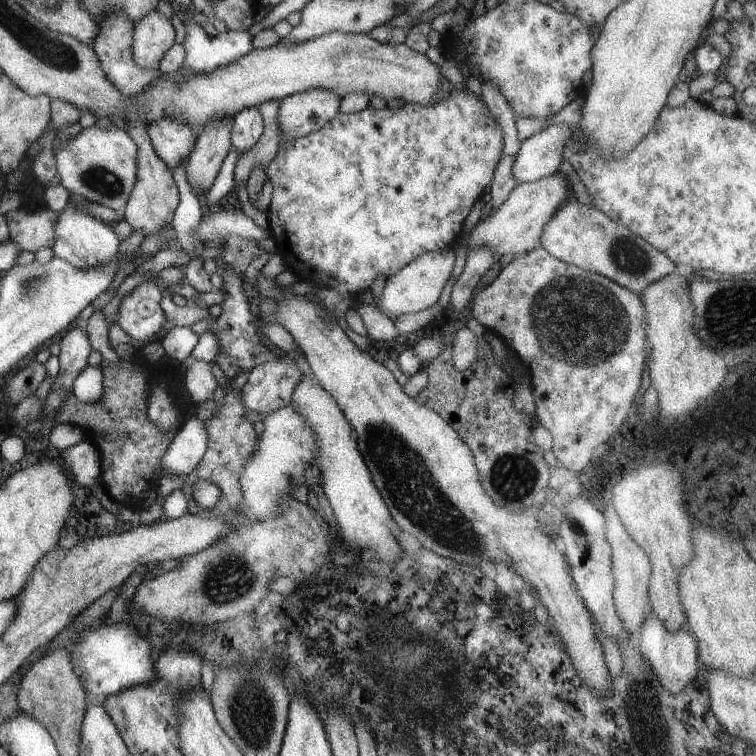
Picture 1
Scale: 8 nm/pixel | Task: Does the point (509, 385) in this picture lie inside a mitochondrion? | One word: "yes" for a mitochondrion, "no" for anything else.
no

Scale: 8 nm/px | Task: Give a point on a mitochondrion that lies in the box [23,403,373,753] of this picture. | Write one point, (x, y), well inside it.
(227, 578)

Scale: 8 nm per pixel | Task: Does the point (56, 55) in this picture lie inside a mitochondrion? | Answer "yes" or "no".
yes

